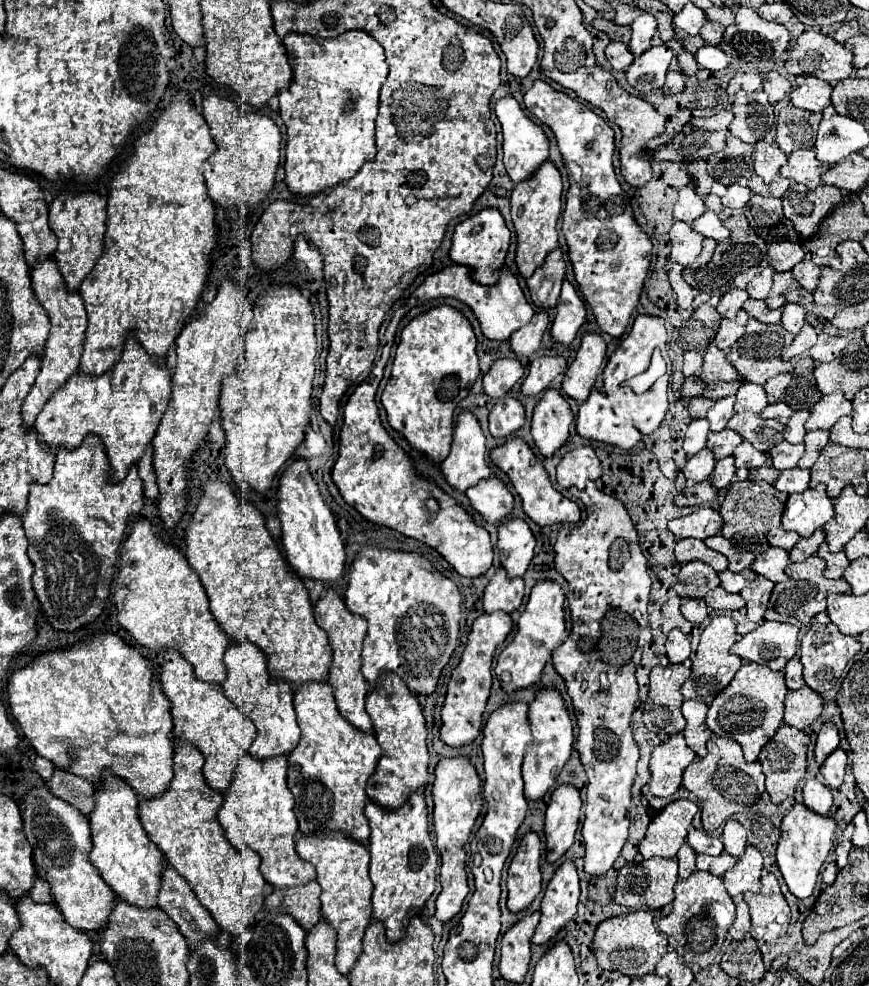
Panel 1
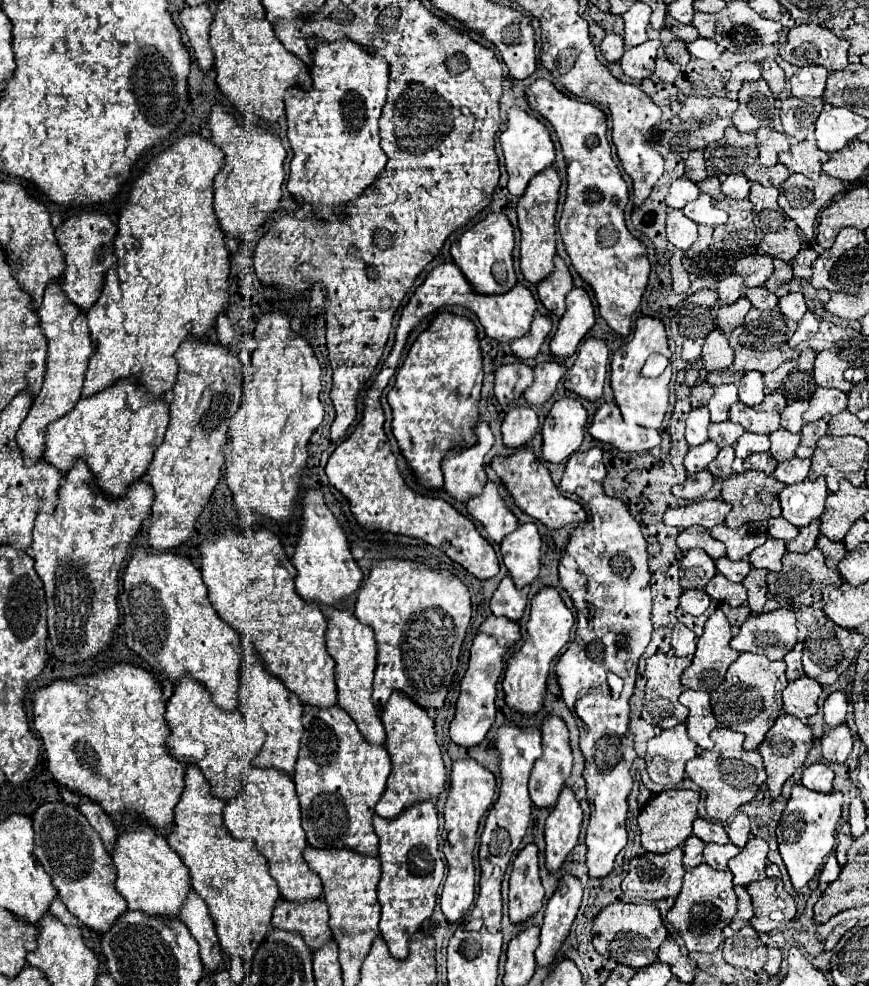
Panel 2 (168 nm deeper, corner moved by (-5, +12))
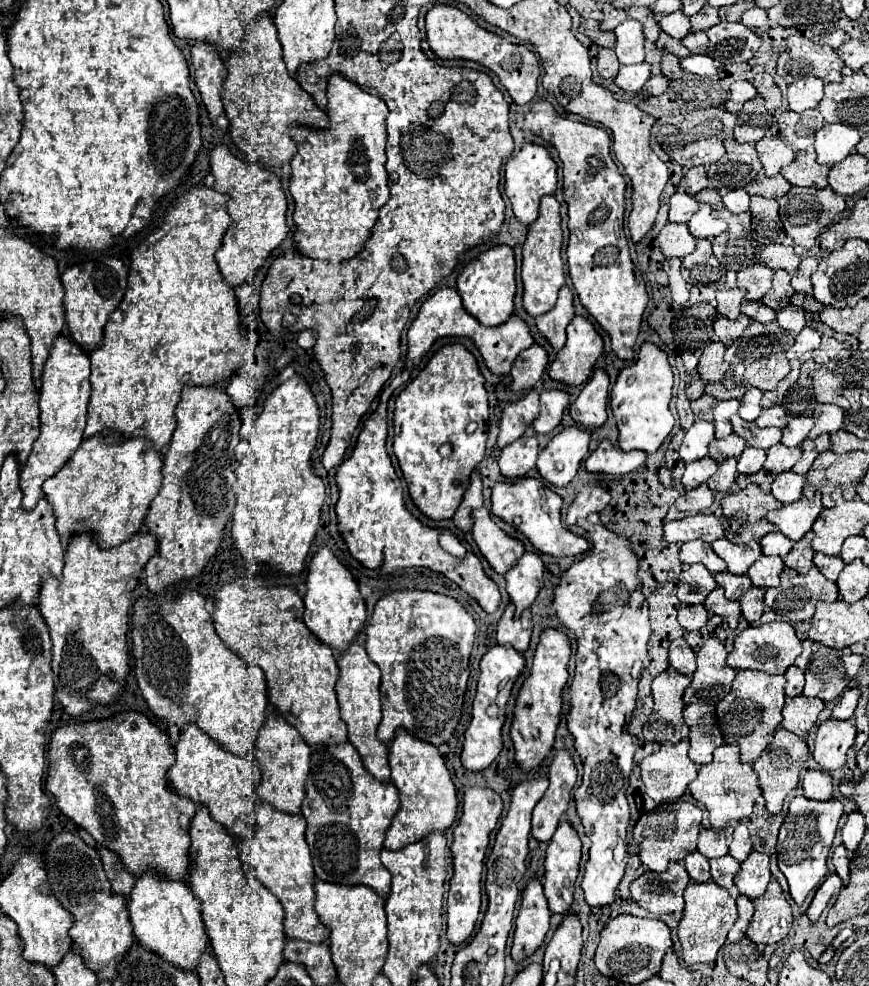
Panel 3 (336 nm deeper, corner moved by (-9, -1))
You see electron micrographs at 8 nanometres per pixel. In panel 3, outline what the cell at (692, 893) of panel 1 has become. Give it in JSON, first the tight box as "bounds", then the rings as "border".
{"bounds":[678,881,738,965],"border":[[[704,881],[704,883],[690,883],[686,887],[684,895],[686,907],[684,907],[684,917],[678,923],[678,937],[682,943],[682,959],[686,965],[696,965],[696,963],[710,963],[716,959],[716,953],[726,941],[726,933],[734,925],[738,917],[736,909],[736,899],[726,891],[720,889],[714,881]]]}

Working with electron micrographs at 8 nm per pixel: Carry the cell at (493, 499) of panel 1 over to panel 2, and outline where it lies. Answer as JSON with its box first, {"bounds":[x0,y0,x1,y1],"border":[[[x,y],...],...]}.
{"bounds":[466,482,520,544],"border":[[[488,482],[482,490],[482,496],[472,498],[466,508],[470,516],[484,526],[484,530],[496,544],[500,544],[504,536],[508,536],[520,526],[518,518],[506,508],[504,500],[500,498],[494,482]]]}

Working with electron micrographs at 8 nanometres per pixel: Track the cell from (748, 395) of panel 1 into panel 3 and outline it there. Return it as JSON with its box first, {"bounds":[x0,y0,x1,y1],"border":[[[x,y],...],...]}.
{"bounds":[738,387,762,421],"border":[[[750,387],[746,391],[746,395],[742,397],[742,405],[740,405],[740,411],[738,415],[746,421],[756,421],[762,407],[760,407],[760,399],[762,399],[762,391],[756,389],[756,387]]]}

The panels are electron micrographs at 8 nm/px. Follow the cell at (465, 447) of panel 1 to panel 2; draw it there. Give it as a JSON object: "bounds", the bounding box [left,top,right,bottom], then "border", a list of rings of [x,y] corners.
{"bounds":[442,422,494,502],"border":[[[486,422],[476,424],[476,444],[464,450],[452,450],[442,464],[444,470],[444,490],[458,502],[468,502],[480,496],[486,484],[484,454],[492,448],[494,436]]]}

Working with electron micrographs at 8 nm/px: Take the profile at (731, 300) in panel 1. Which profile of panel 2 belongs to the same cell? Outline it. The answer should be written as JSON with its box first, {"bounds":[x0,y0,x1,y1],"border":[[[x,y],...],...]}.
{"bounds":[716,274,744,304],"border":[[[732,274],[724,280],[720,280],[718,290],[716,290],[720,304],[732,304],[734,300],[738,300],[742,294],[742,286],[744,286],[744,280],[738,274]]]}

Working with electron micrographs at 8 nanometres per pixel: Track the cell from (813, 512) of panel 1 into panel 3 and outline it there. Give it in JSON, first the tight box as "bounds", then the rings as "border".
{"bounds":[766,491,824,541],"border":[[[816,491],[816,495],[812,499],[802,497],[790,505],[784,505],[778,511],[768,513],[766,519],[770,523],[774,523],[778,527],[778,531],[782,531],[786,537],[790,537],[792,541],[798,541],[812,529],[816,517],[824,509],[820,497],[822,497],[820,491]]]}

